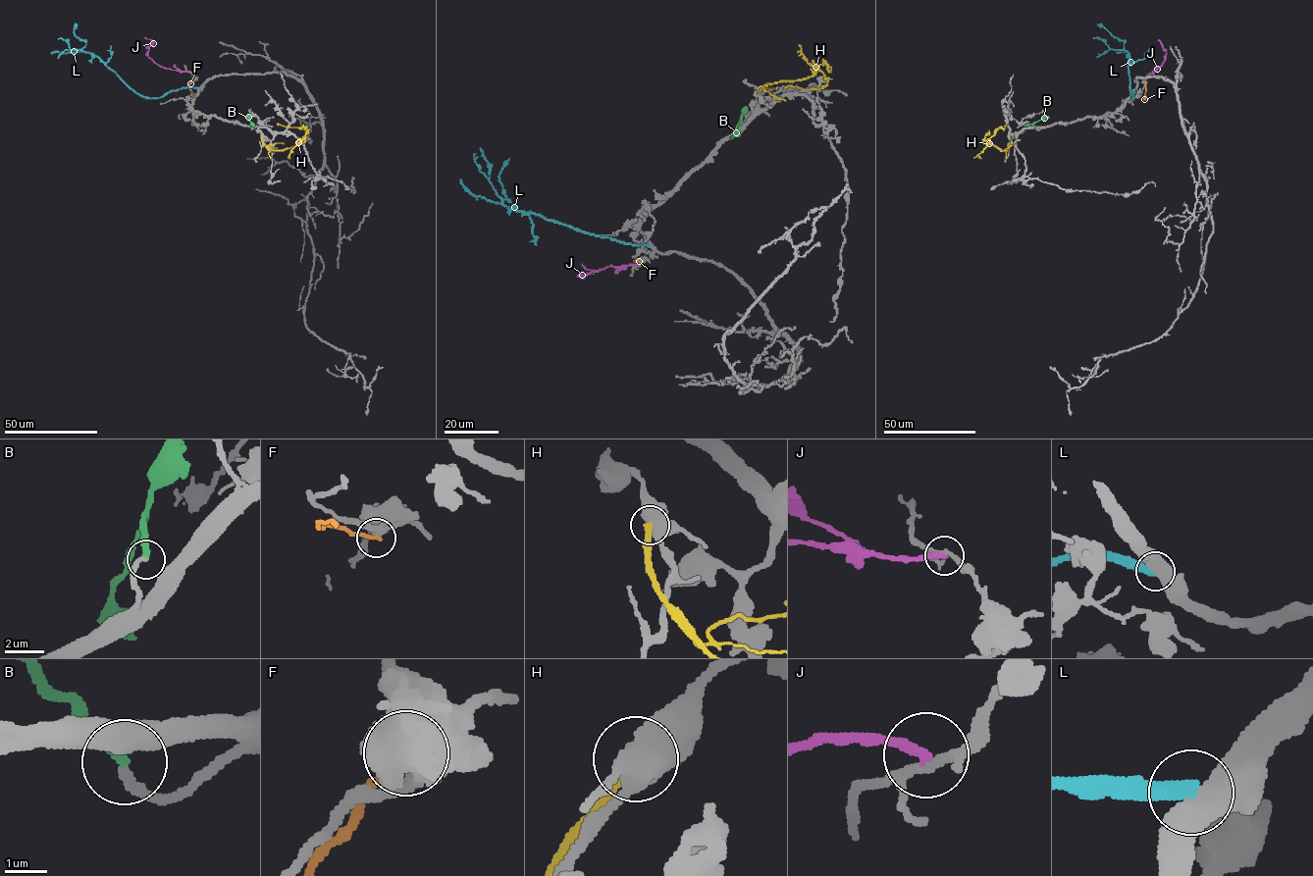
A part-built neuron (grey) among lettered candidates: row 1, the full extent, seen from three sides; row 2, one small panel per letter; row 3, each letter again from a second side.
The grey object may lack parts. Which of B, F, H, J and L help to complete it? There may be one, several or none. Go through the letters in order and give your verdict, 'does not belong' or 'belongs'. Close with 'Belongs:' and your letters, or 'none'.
B: belongs
F: does not belong
H: does not belong
J: does not belong
L: does not belong
Belongs: B

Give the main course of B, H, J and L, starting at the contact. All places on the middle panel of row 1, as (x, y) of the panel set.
B: (741, 124), (741, 117), (736, 132), (730, 139)
H: (758, 93), (759, 88), (768, 83), (801, 80), (817, 70), (823, 74), (826, 85), (810, 89), (785, 87)
J: (637, 265), (604, 267), (582, 278), (592, 272), (581, 264)
L: (652, 246), (625, 243), (578, 231), (531, 212), (504, 206), (502, 199), (508, 199), (498, 176), (509, 158)

